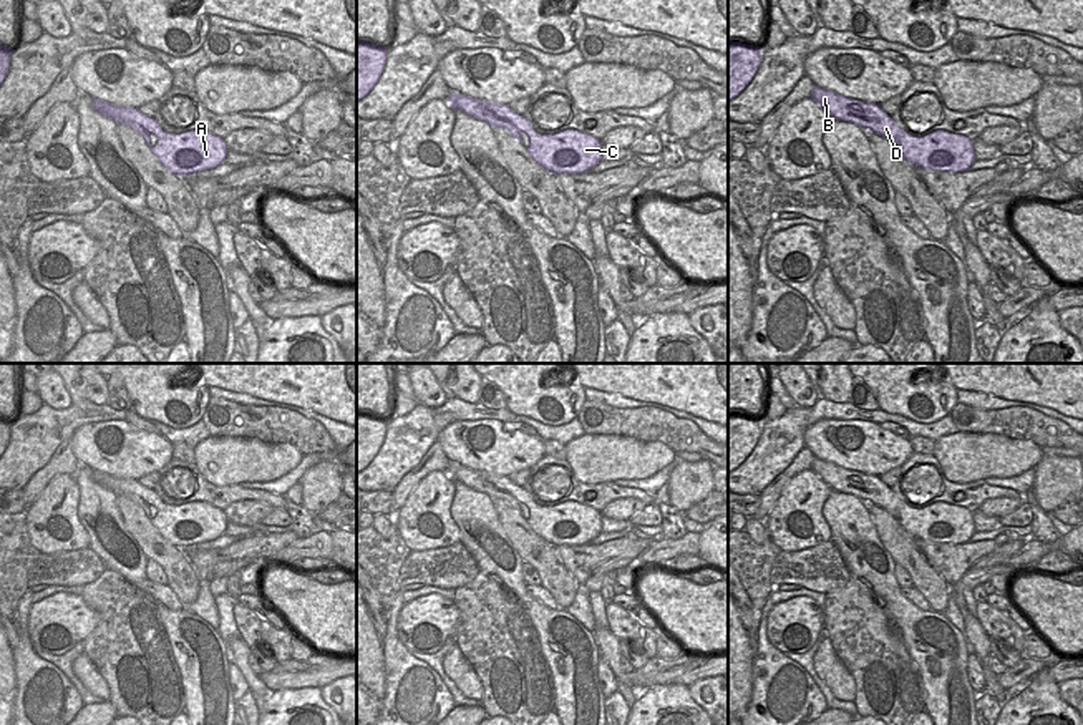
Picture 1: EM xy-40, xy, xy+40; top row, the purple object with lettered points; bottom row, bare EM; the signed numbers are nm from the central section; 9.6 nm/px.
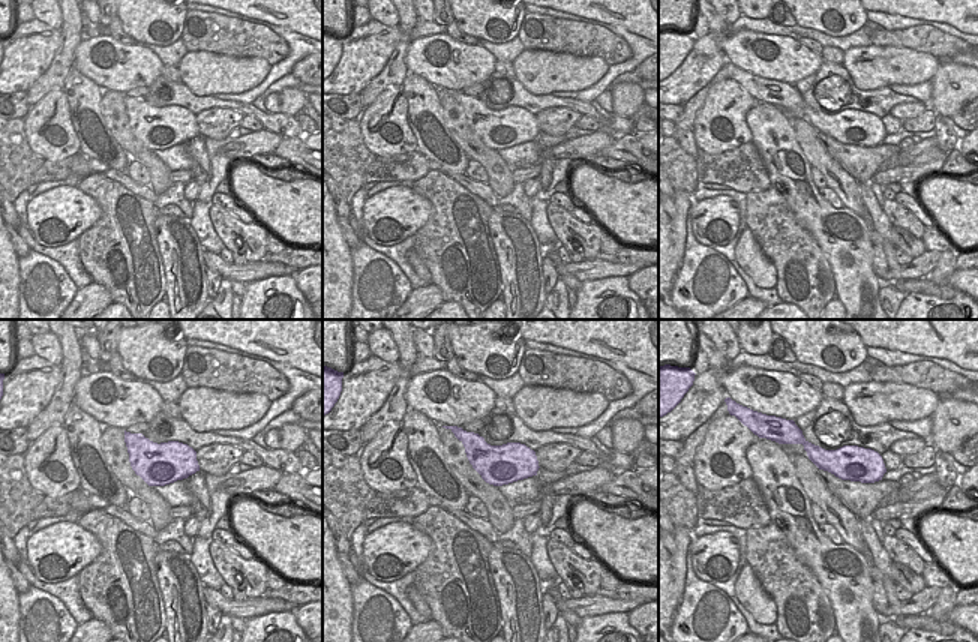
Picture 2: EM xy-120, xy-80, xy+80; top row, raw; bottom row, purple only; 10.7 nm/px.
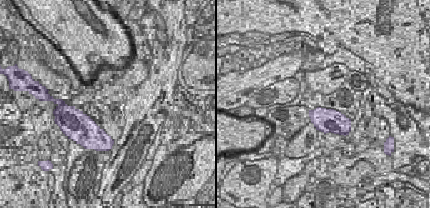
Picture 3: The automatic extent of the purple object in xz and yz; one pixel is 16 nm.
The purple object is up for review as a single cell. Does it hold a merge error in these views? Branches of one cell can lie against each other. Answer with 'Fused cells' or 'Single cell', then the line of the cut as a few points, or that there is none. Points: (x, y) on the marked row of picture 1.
Single cell. No split.

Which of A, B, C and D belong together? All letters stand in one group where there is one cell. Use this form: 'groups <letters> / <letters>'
groups A B C D

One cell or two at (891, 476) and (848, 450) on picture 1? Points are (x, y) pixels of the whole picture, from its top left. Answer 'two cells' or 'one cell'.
two cells

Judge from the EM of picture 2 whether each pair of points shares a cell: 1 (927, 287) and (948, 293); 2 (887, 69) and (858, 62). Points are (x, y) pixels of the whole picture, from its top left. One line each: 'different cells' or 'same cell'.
1: same cell
2: same cell

